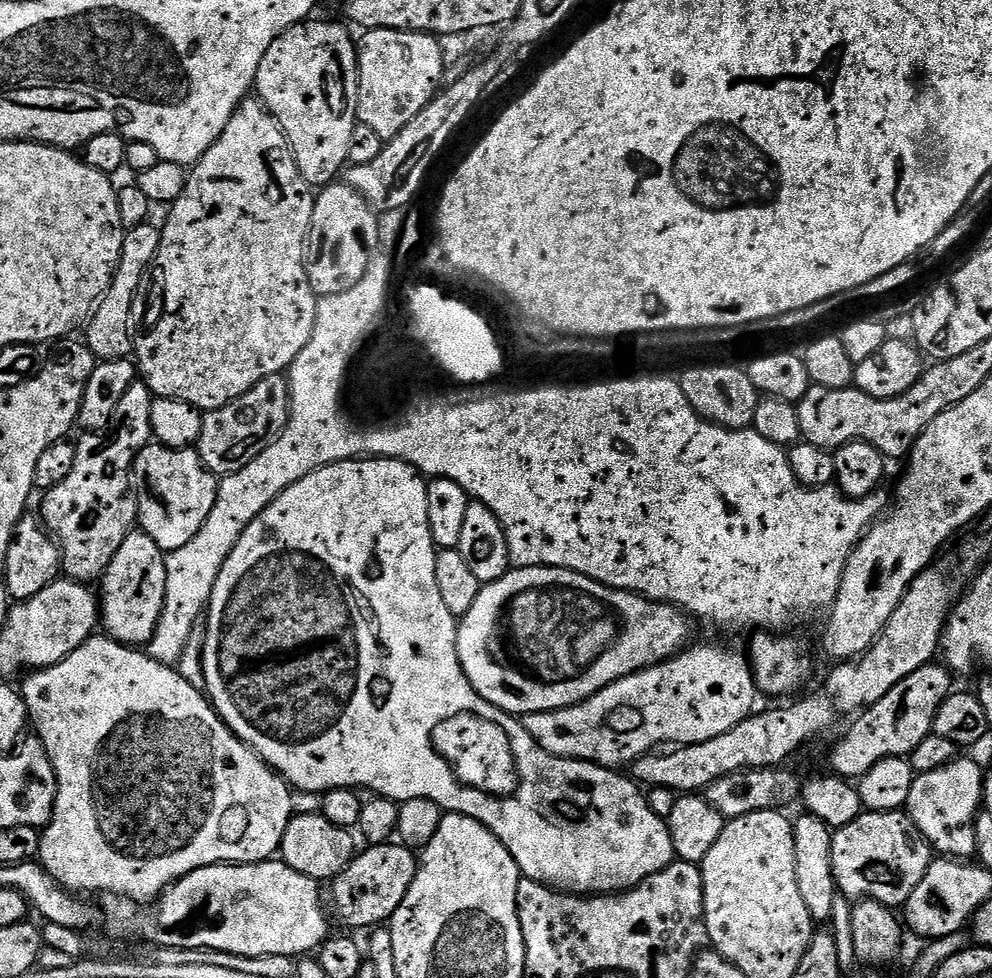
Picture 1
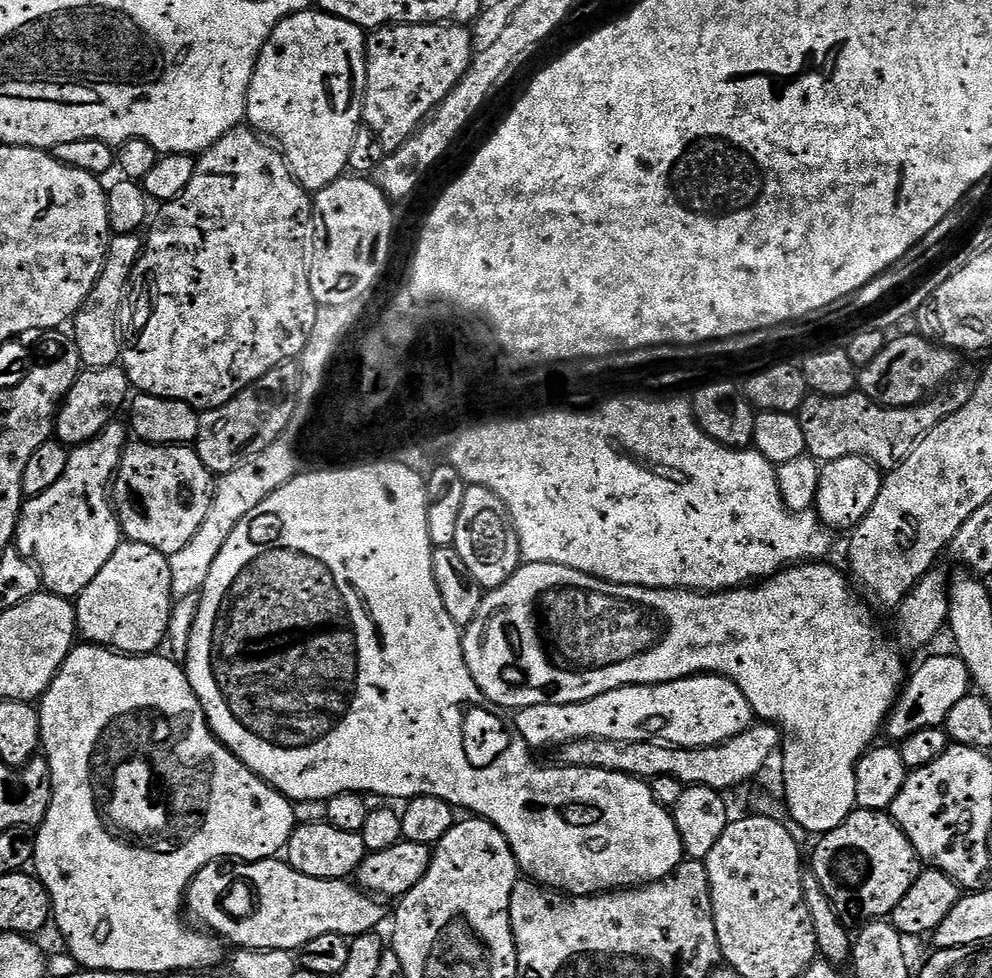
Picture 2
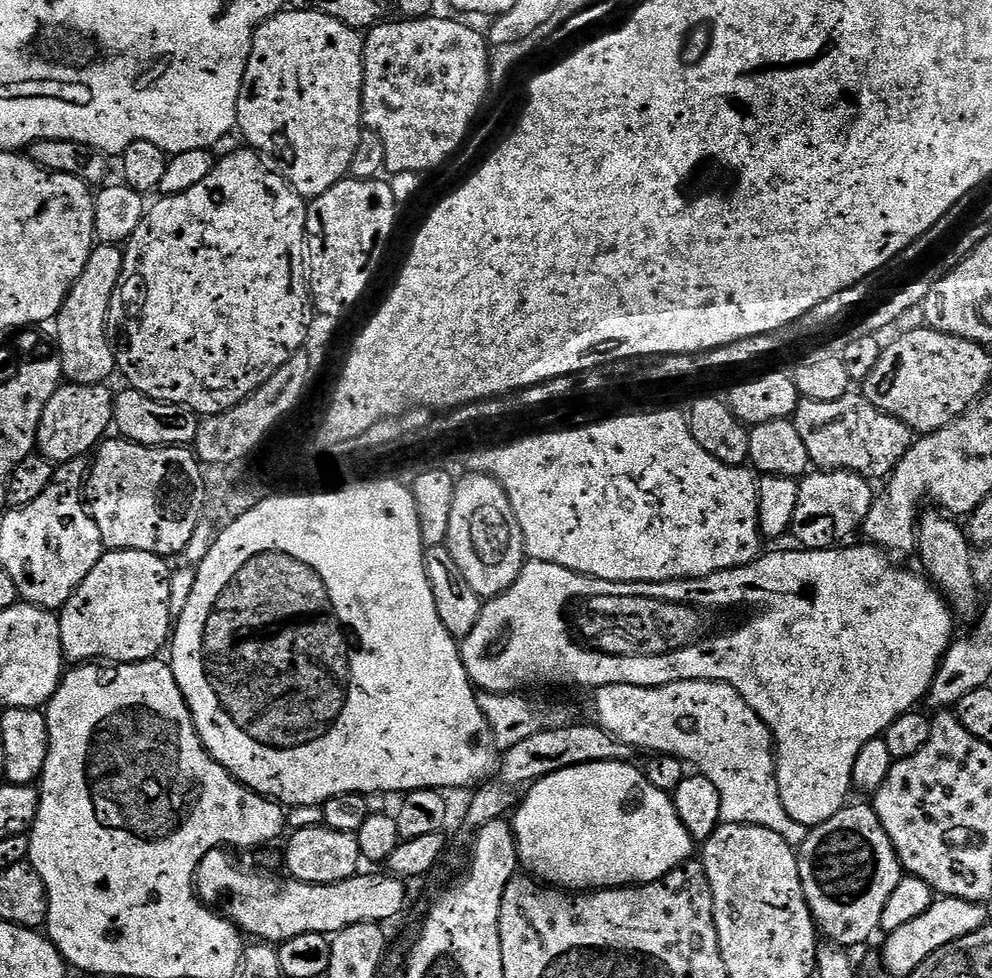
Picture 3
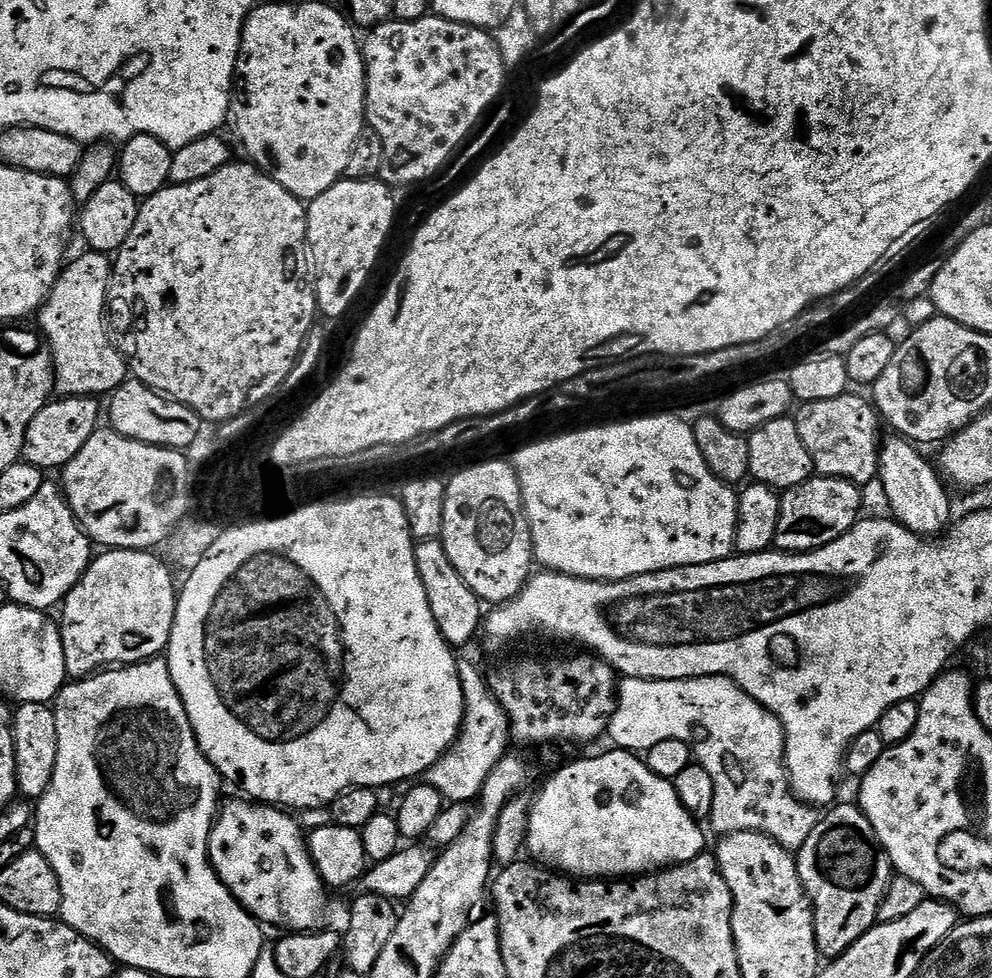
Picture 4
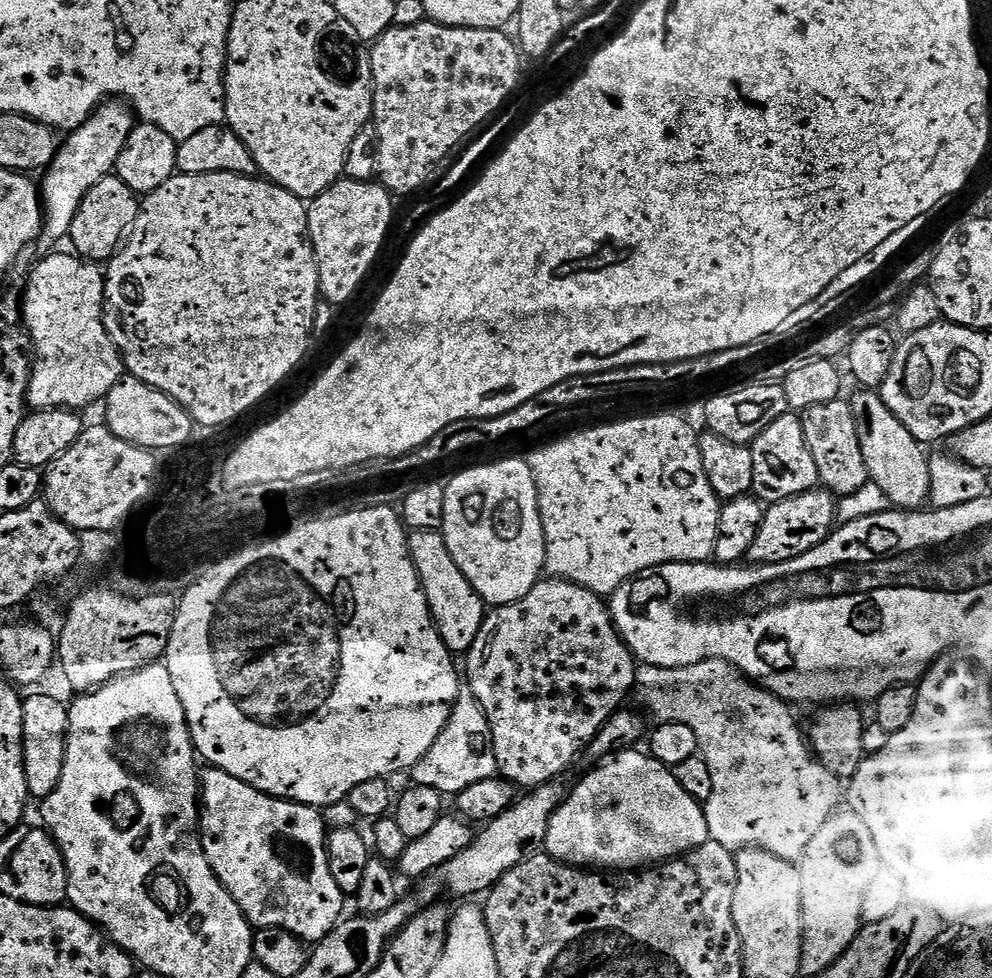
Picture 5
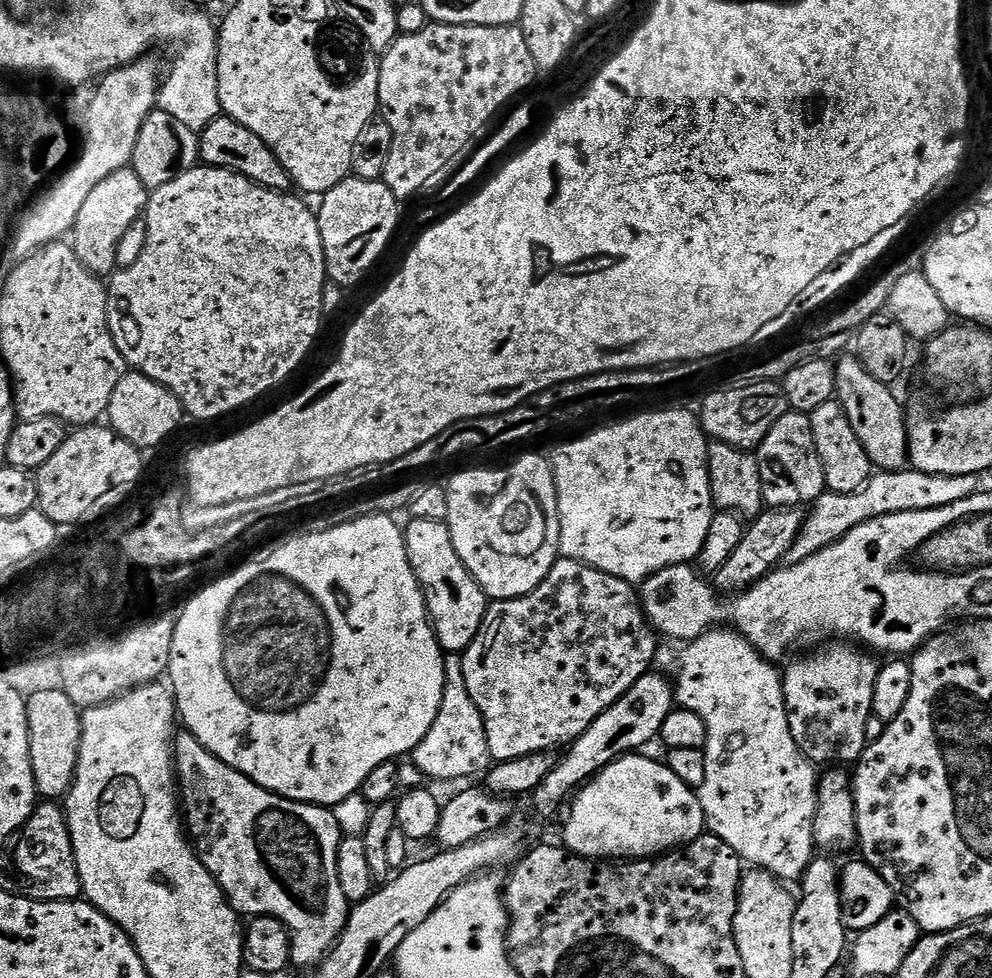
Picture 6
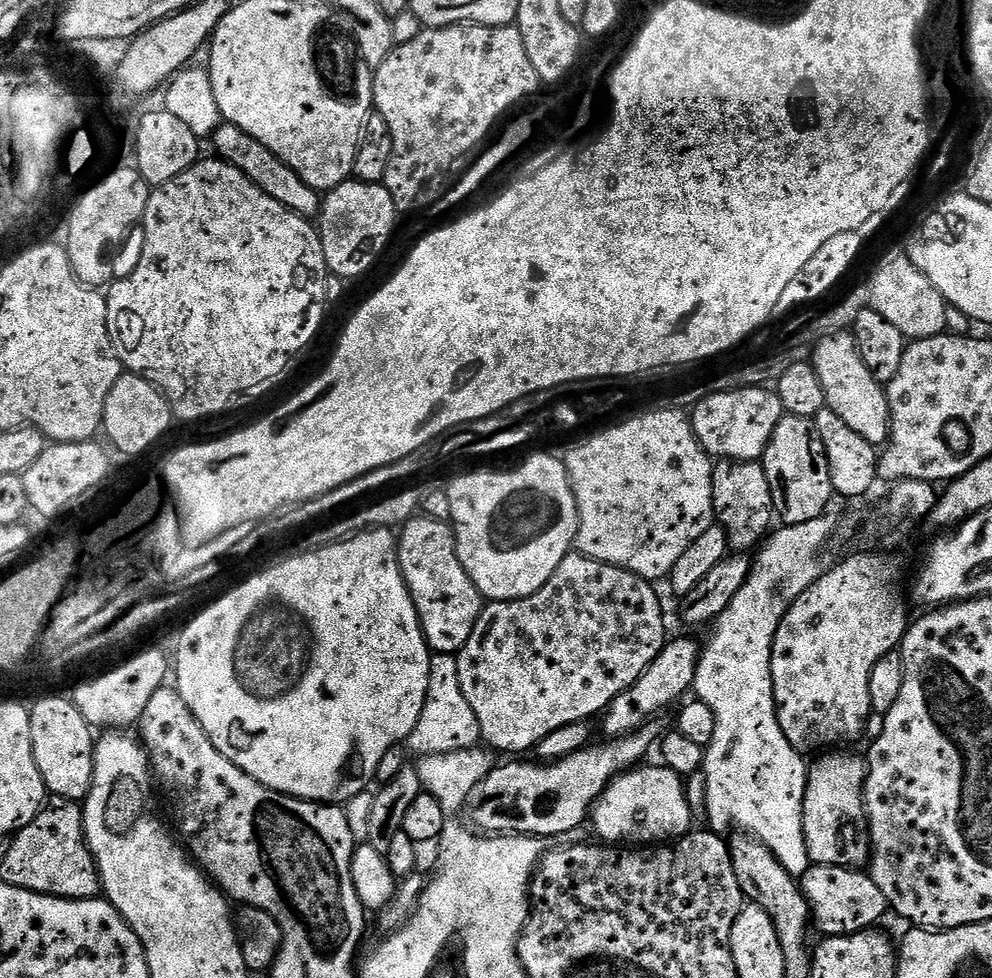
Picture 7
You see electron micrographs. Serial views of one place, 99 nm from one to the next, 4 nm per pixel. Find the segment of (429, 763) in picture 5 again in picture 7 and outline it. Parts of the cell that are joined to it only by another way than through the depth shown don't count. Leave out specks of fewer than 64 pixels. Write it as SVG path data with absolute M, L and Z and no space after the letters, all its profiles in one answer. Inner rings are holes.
M433 655L430 690L422 706L422 718L418 718L418 726L414 726L414 730L408 735L407 747L430 756L445 756L451 752L464 752L468 748L475 748L481 740L478 718L474 710L470 710L470 702L466 702L466 694L462 694L462 685L458 683L456 656Z

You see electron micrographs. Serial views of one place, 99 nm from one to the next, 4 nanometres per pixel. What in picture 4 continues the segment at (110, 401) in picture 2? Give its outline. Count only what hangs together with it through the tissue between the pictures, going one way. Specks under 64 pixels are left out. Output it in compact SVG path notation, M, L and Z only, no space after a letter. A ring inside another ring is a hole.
M66 396L53 399L30 422L26 430L26 440L22 459L45 470L62 470L82 450L90 434L94 434L102 420L102 404L91 396Z

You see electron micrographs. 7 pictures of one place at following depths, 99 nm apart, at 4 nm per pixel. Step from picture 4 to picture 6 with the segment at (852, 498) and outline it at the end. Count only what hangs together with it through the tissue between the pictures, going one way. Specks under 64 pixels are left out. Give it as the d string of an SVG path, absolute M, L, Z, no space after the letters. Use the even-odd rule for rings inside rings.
M768 508L747 525L742 542L730 554L730 562L714 573L714 584L721 593L738 594L757 584L785 559L803 530L805 513L800 508Z

